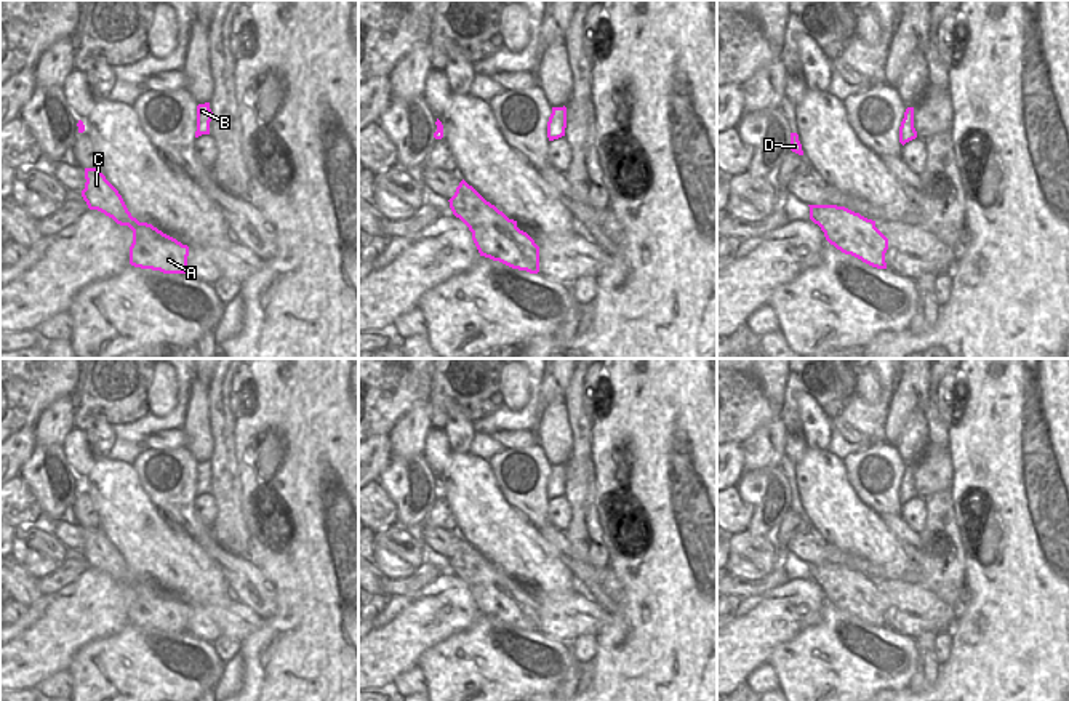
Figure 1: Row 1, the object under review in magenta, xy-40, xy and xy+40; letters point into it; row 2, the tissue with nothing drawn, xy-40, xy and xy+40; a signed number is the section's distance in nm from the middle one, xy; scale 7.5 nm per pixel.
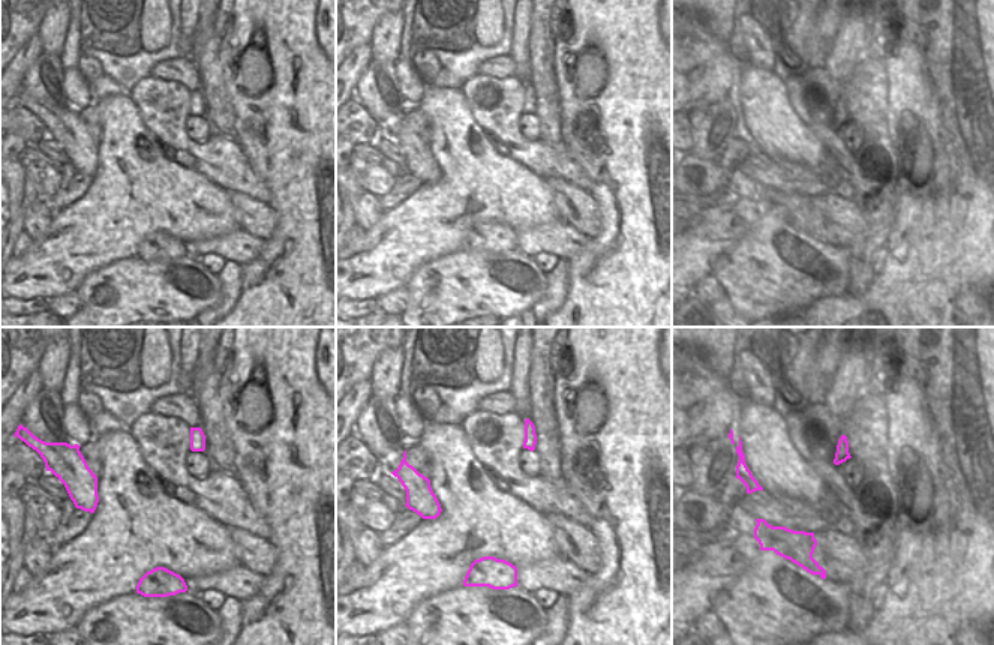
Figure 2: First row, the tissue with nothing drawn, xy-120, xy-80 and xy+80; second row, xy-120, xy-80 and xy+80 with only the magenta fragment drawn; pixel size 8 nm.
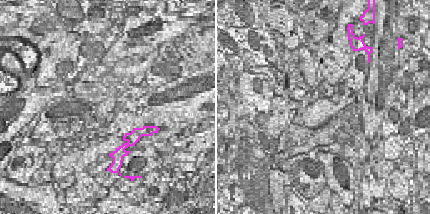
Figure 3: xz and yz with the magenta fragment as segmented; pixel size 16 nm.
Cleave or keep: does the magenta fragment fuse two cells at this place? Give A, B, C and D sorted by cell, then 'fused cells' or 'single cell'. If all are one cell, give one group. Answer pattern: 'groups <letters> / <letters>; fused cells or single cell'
groups A C / B D; fused cells

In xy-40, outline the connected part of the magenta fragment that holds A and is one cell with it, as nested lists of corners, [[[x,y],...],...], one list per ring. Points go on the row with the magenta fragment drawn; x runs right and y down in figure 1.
[[[85,168],[82,197],[90,210],[98,210],[120,226],[133,230],[130,264],[163,274],[186,274],[189,246],[163,234],[147,222],[139,222],[128,211],[118,190],[106,179],[99,168]]]

